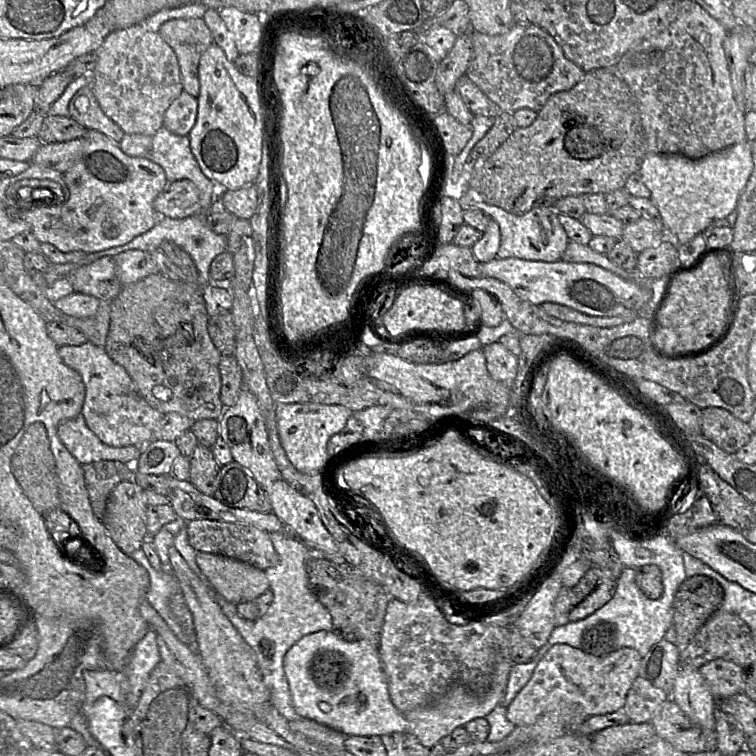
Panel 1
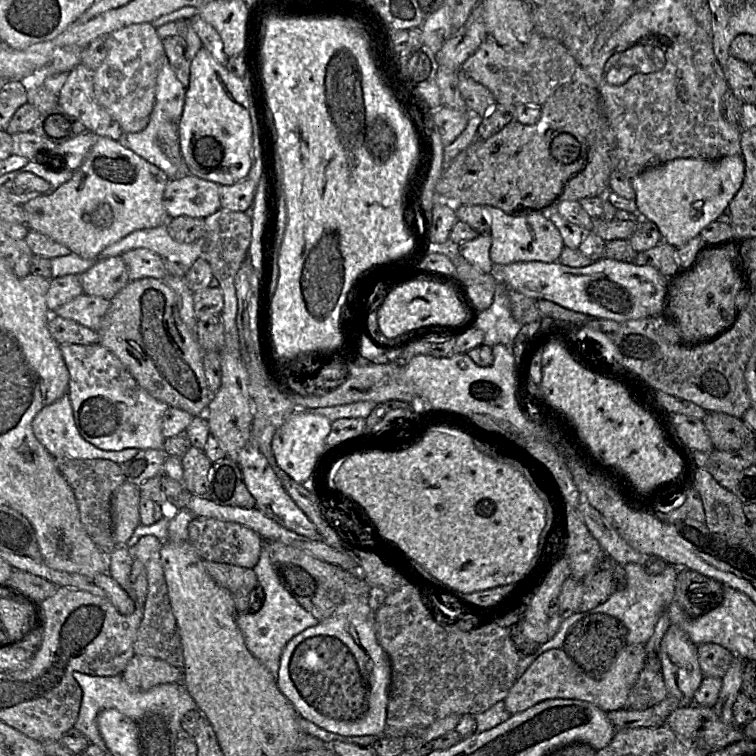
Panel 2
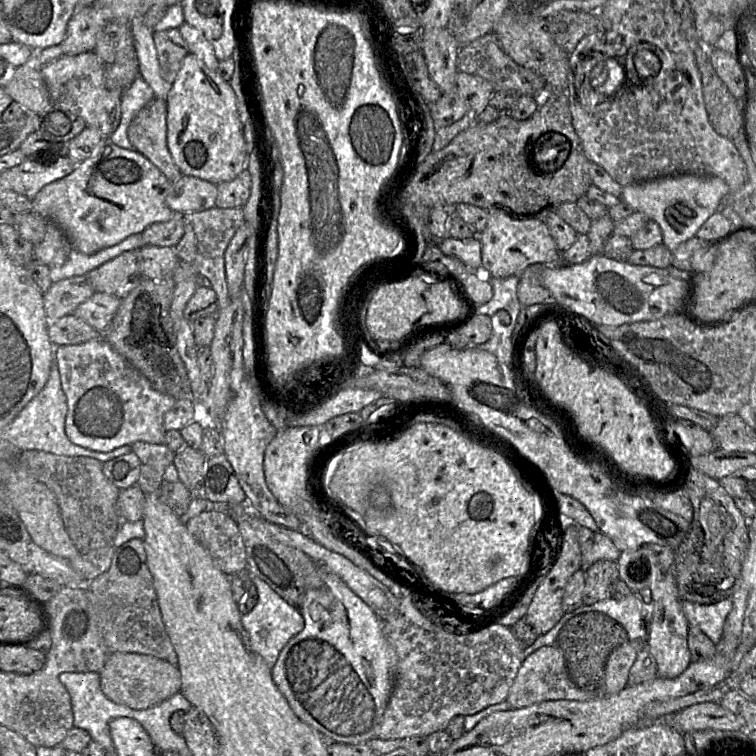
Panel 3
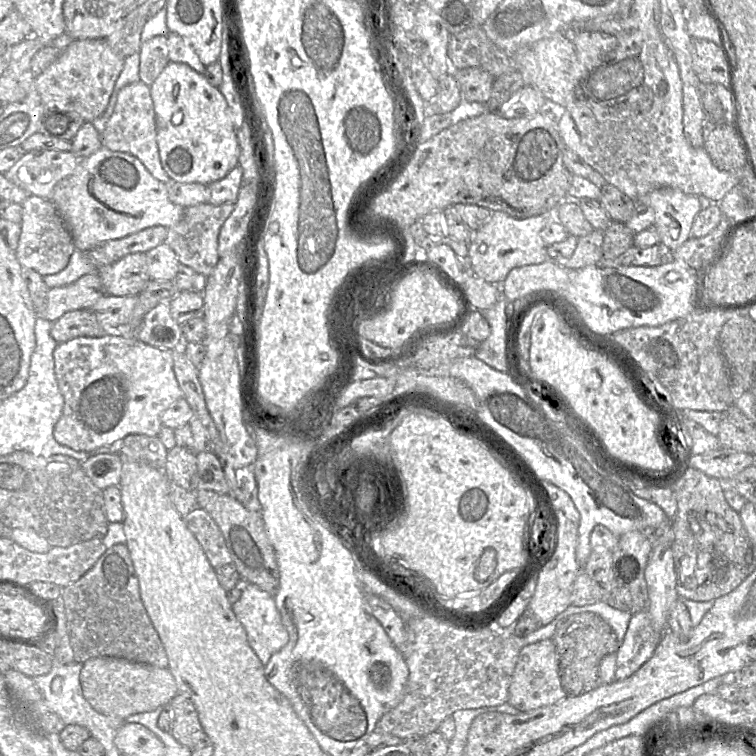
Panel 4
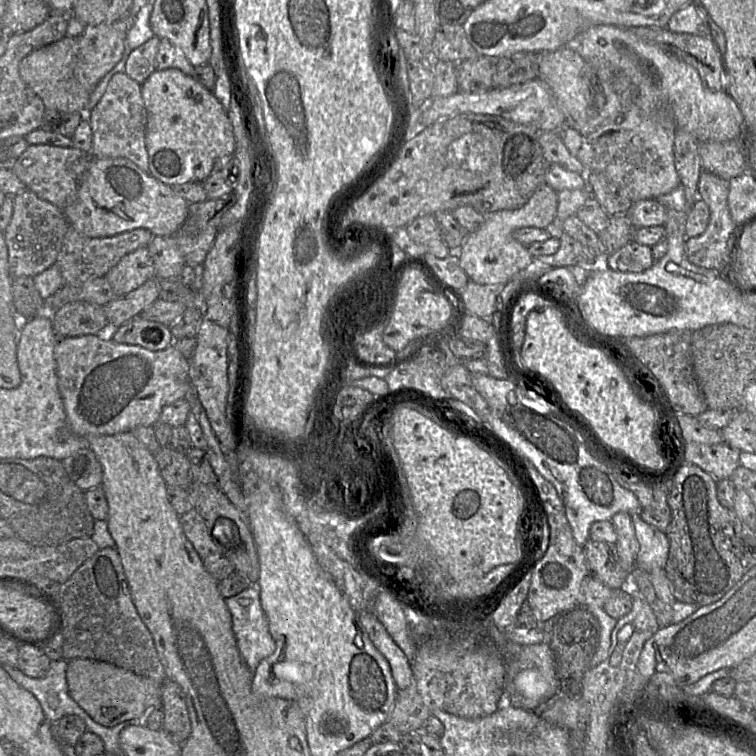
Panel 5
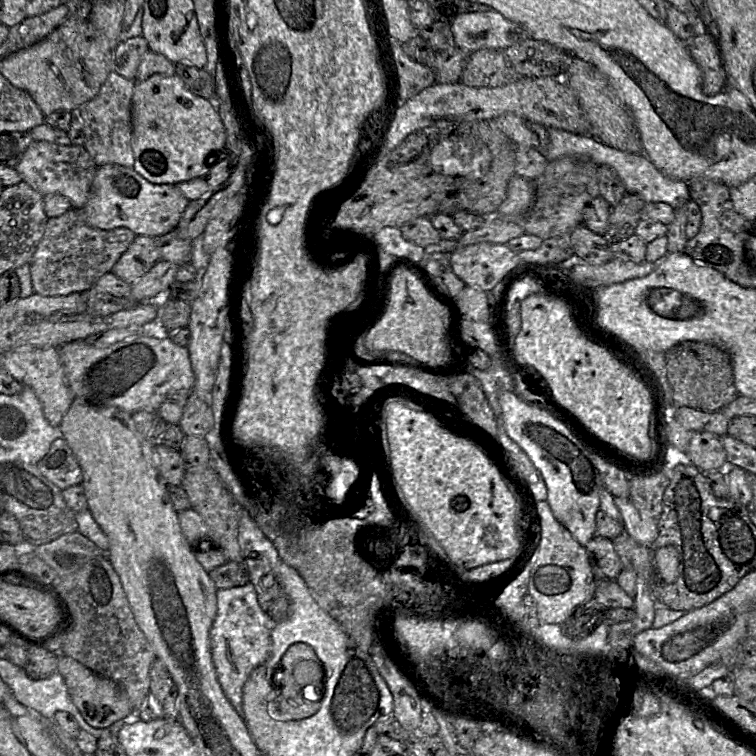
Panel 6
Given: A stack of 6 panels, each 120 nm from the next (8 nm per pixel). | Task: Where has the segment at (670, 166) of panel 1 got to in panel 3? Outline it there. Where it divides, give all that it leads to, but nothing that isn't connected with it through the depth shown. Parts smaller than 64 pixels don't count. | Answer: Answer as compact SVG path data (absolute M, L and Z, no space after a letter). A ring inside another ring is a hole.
M682 173L627 185L622 189L621 200L655 221L662 232L662 243L673 252L696 236L698 229L717 211L728 193L728 185L719 177Z

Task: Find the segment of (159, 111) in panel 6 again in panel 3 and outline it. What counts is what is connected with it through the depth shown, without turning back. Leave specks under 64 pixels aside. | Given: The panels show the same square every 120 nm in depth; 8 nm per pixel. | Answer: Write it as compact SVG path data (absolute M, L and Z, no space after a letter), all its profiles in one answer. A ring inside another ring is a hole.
M188 53L166 98L167 146L182 175L215 185L231 181L247 168L248 154L237 97L230 83Z

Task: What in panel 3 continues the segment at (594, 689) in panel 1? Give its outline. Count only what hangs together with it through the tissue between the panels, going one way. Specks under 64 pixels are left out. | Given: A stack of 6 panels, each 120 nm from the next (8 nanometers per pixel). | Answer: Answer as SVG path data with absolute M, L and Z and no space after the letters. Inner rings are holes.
M628 641L610 653L605 664L604 696L616 694L628 685L629 671L643 643ZM555 645L543 646L525 657L508 692L506 701L512 708L524 708L549 700L586 701L599 694L577 687L569 677L565 657Z

